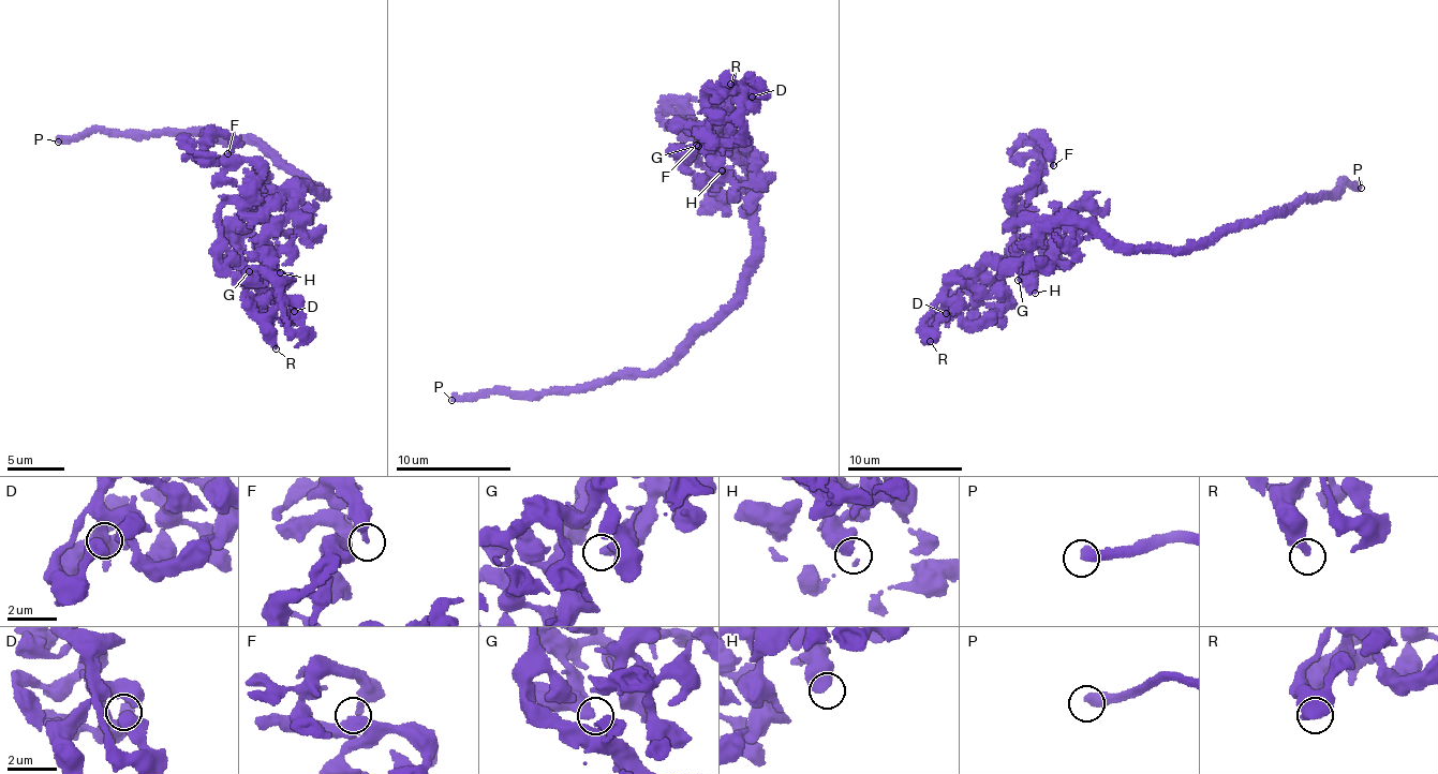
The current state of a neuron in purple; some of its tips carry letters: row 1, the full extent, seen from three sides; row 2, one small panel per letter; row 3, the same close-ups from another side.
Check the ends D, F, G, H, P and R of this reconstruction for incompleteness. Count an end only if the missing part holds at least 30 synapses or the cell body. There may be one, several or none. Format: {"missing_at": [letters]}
{"missing_at": ["P"]}

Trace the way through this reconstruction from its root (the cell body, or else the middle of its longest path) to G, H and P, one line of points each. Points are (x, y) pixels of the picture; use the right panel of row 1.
G: (1162, 248), (1132, 249), (1112, 243), (1084, 229), (1076, 219), (1065, 214), (1039, 237), (1043, 253), (1018, 280)
H: (1162, 248), (1132, 249), (1098, 237), (1078, 224), (1050, 223), (1020, 251), (1023, 267), (1035, 293)
P: (1162, 248), (1209, 243), (1229, 232), (1283, 213), (1316, 194), (1333, 194), (1345, 178), (1361, 188)

